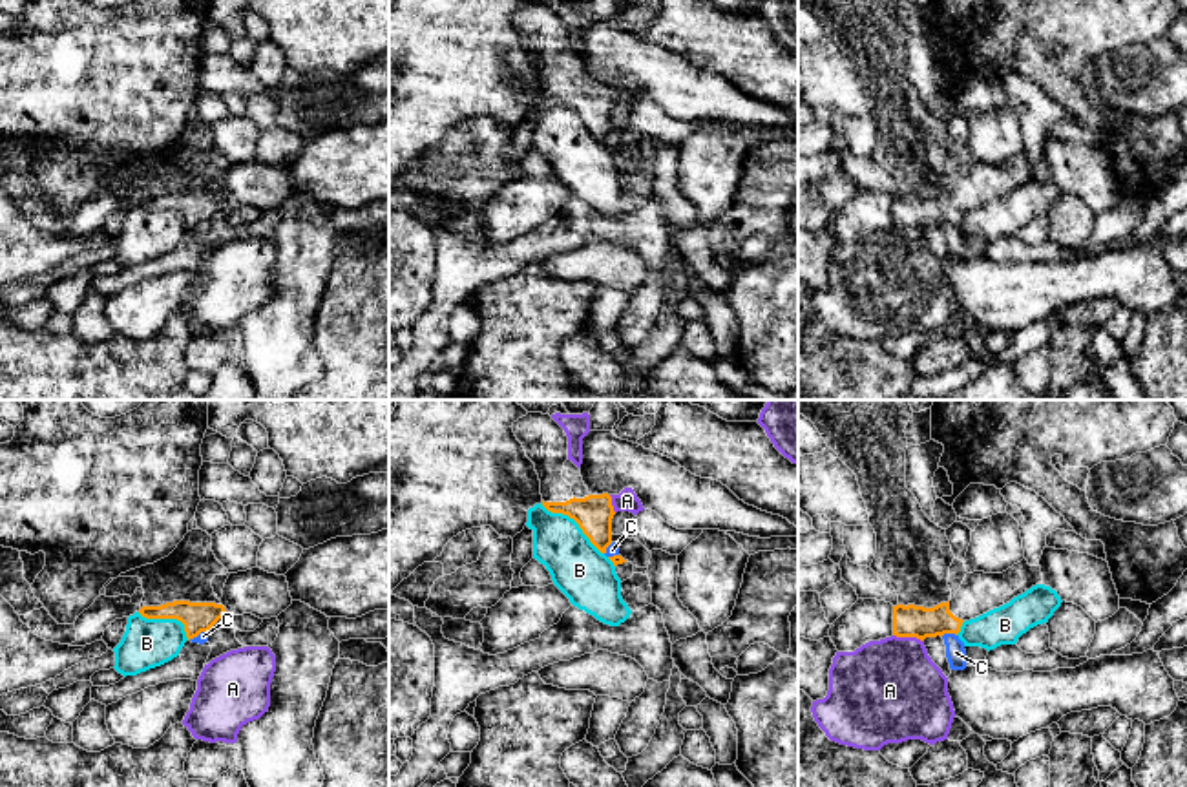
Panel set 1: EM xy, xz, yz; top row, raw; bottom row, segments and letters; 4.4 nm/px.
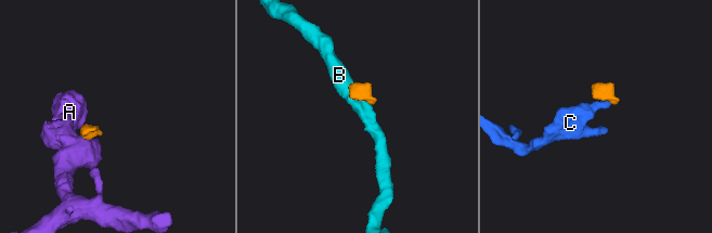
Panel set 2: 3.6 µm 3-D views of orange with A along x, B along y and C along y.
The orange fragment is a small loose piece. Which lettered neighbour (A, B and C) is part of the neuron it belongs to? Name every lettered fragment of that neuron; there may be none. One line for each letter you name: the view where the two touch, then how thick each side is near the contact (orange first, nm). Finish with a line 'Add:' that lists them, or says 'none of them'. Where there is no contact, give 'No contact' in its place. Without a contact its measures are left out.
Add: none of them

